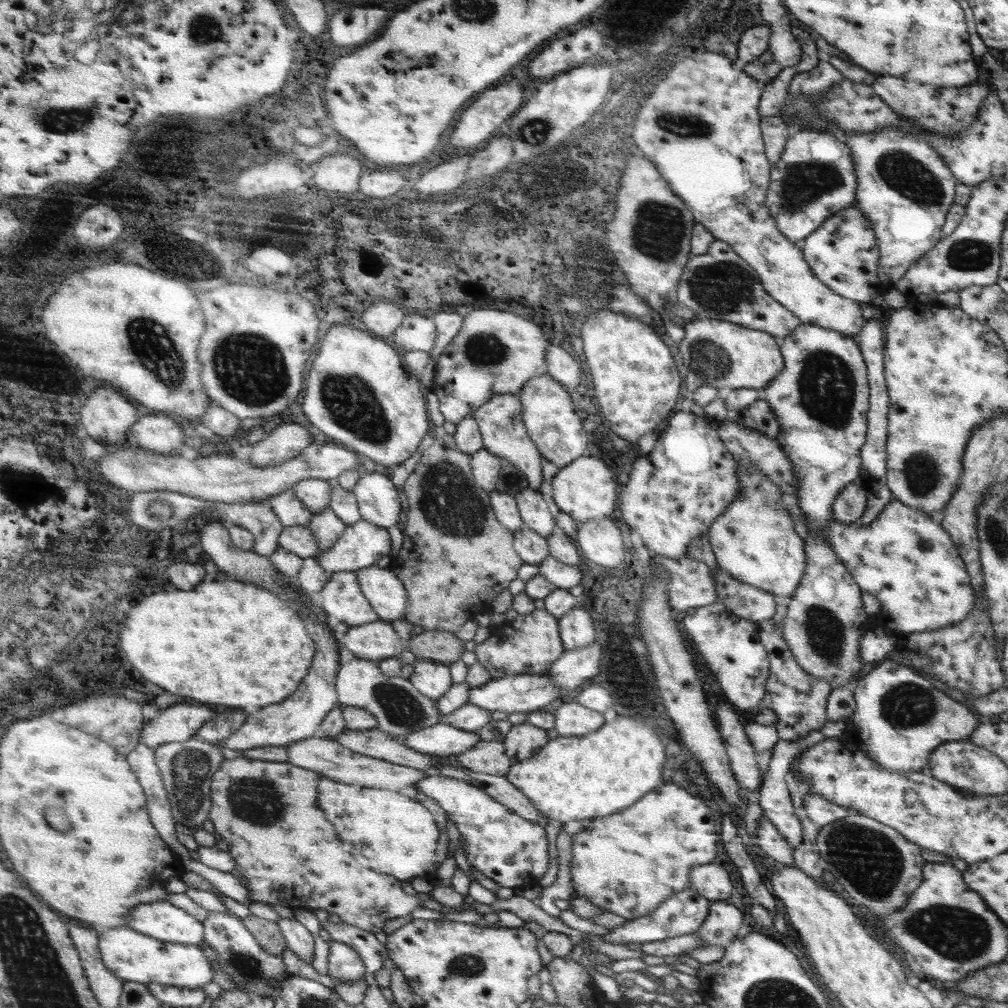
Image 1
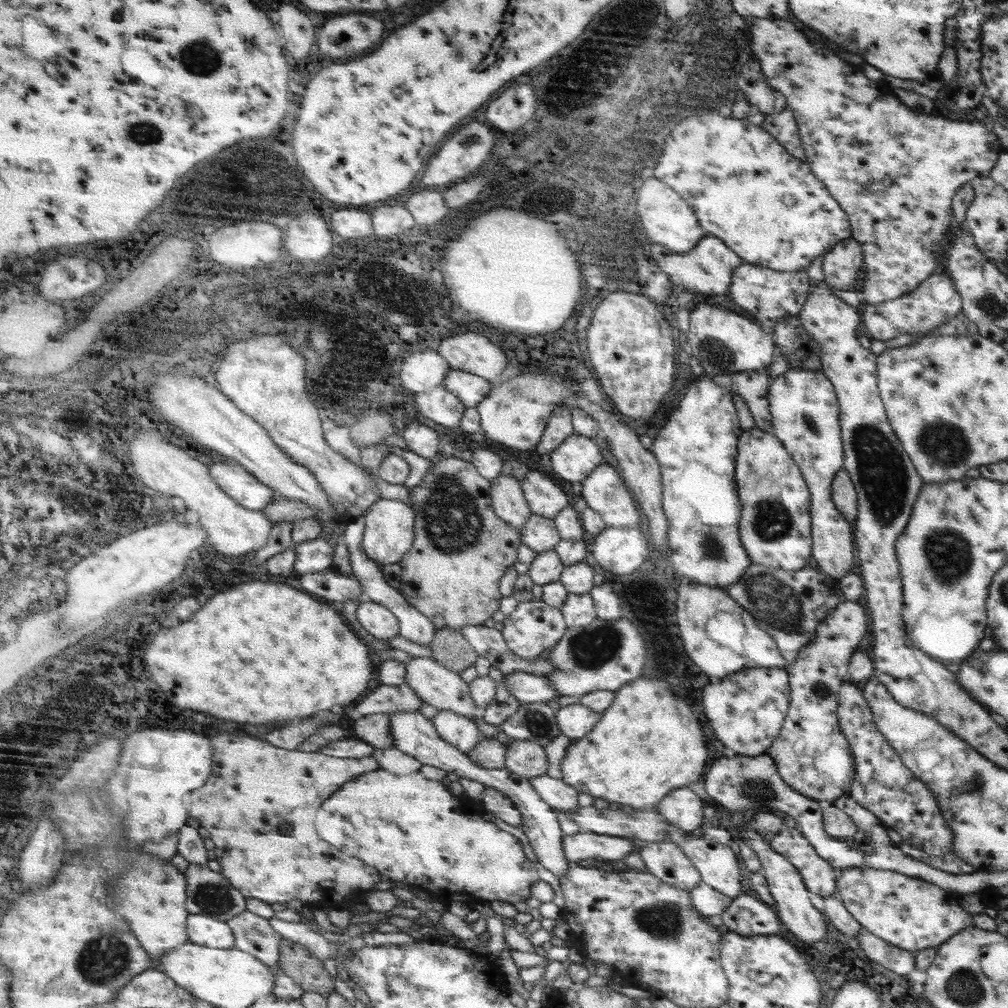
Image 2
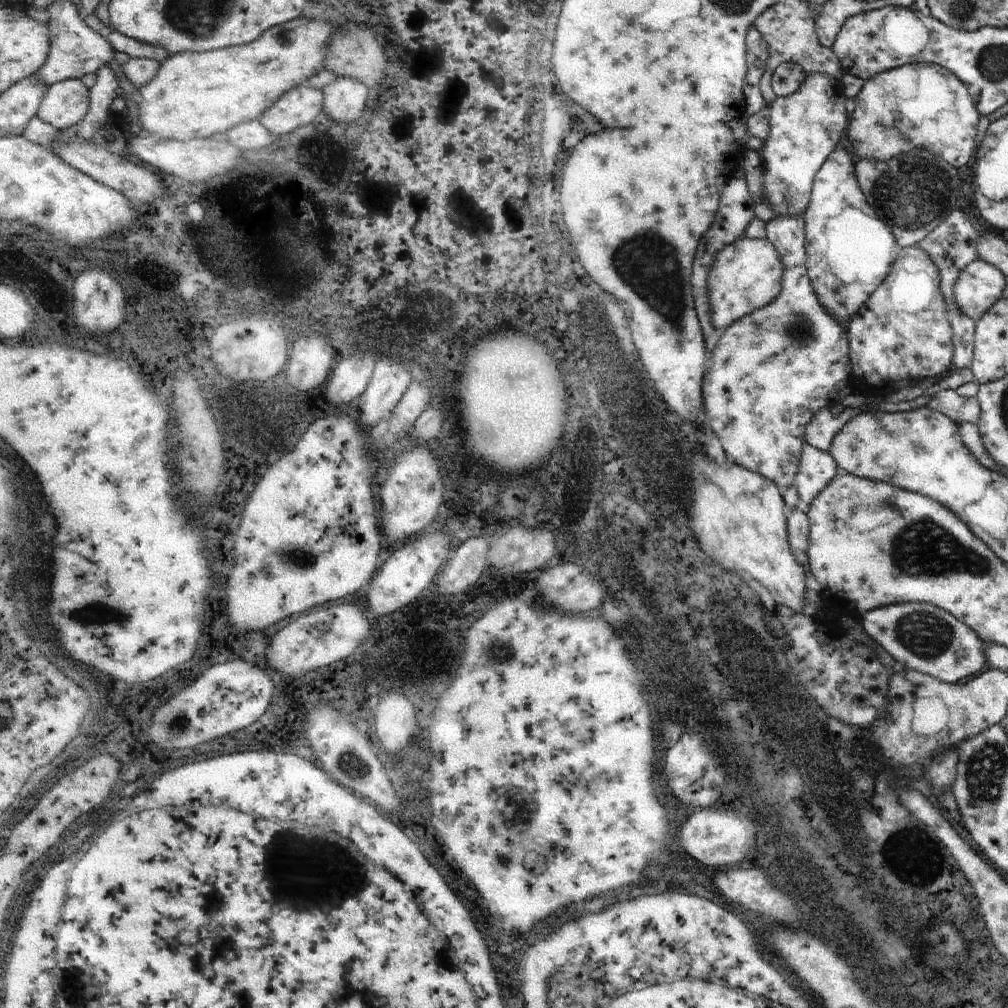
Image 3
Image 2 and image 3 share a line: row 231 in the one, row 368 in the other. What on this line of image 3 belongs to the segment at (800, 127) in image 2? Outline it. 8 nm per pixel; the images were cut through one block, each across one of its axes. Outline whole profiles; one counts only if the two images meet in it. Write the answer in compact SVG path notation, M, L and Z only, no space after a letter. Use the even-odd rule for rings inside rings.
M901 248L883 284L867 296L847 328L851 386L865 396L885 398L903 386L917 386L953 364L953 330L941 292L941 274L921 248Z

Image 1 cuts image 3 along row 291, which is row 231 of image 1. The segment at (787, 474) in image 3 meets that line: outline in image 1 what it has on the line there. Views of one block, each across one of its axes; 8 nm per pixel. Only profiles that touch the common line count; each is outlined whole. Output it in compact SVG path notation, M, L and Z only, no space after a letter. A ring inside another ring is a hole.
M795 132L789 136L785 150L781 154L781 160L777 166L771 166L769 176L769 188L765 194L765 208L773 216L779 232L793 244L801 244L815 228L823 224L825 218L833 216L835 212L849 208L855 204L855 190L857 190L857 176L855 176L855 164L851 150L845 144L839 144L833 136L827 136L825 132Z

